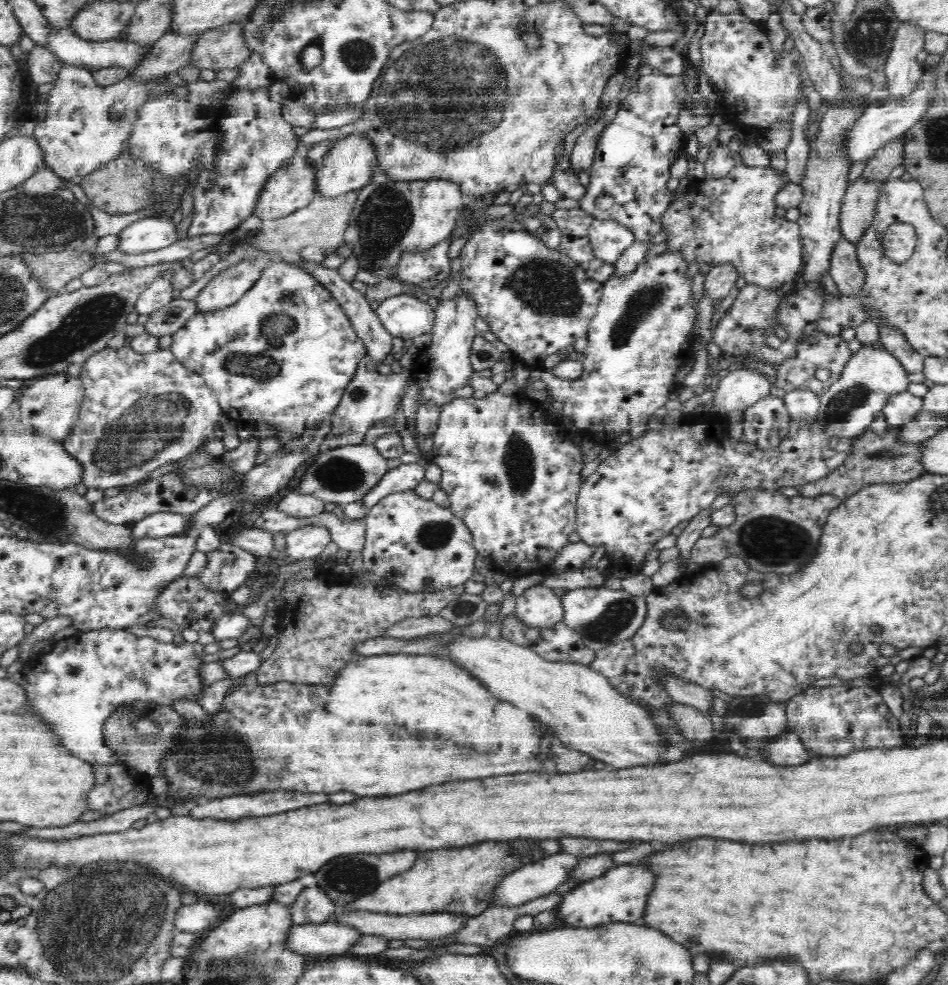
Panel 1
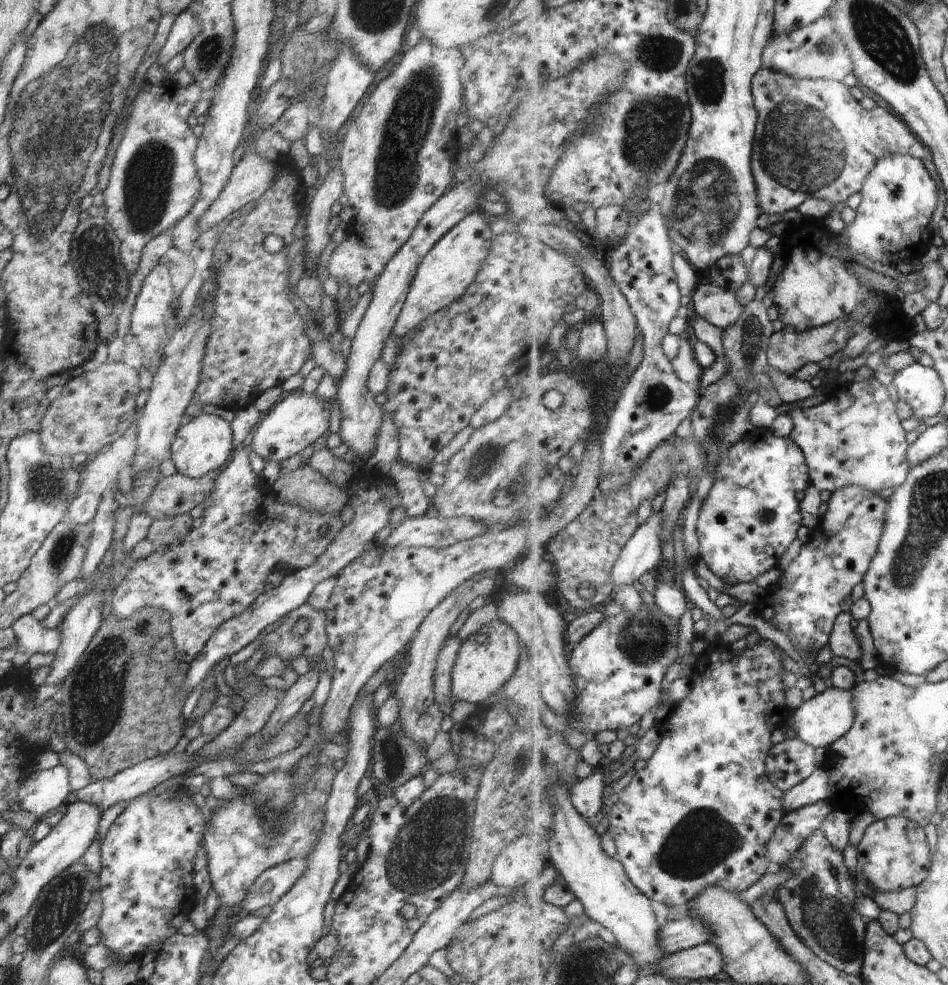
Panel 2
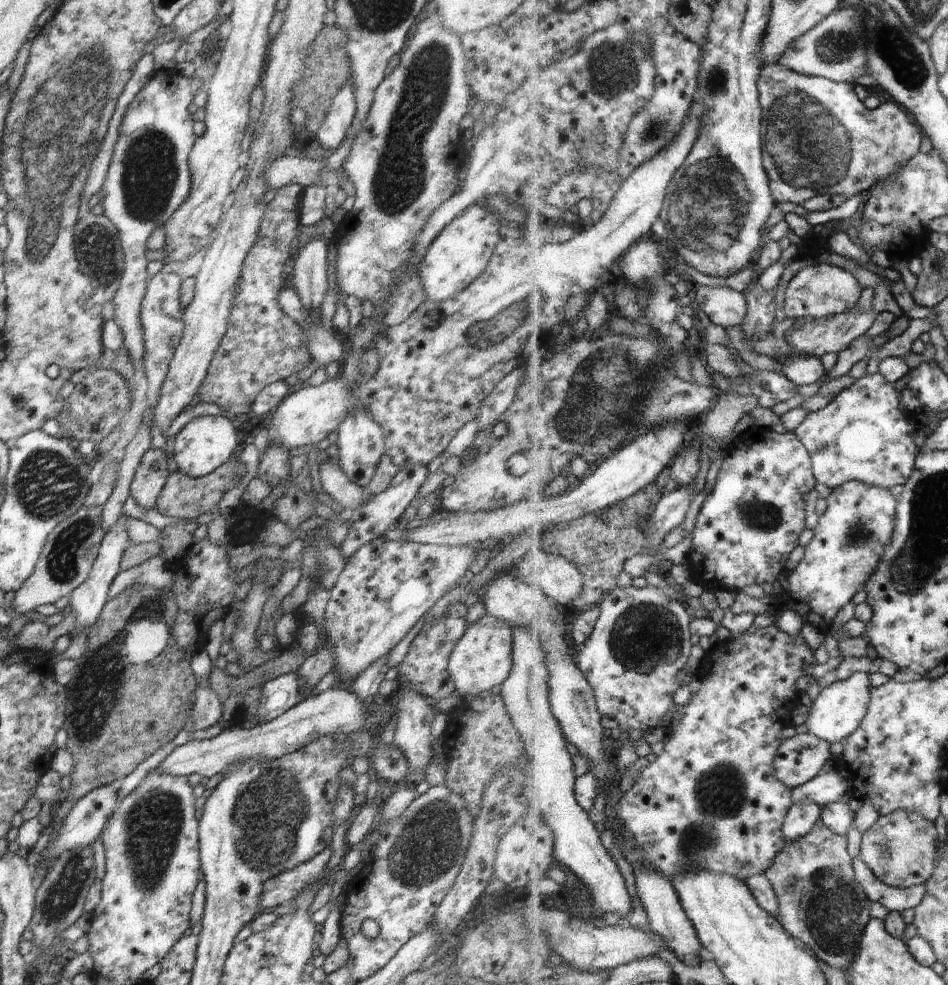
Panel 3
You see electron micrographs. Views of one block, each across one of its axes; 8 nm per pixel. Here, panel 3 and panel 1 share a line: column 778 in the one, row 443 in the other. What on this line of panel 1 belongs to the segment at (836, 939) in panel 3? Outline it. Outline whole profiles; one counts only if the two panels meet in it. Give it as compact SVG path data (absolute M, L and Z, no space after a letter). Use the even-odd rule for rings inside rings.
M888 427L881 435L867 431L856 436L854 452L847 461L831 475L799 487L801 494L808 497L834 494L844 500L870 485L908 482L920 476L924 470L920 461L916 461L916 445L900 445L896 441L898 432L898 427Z

